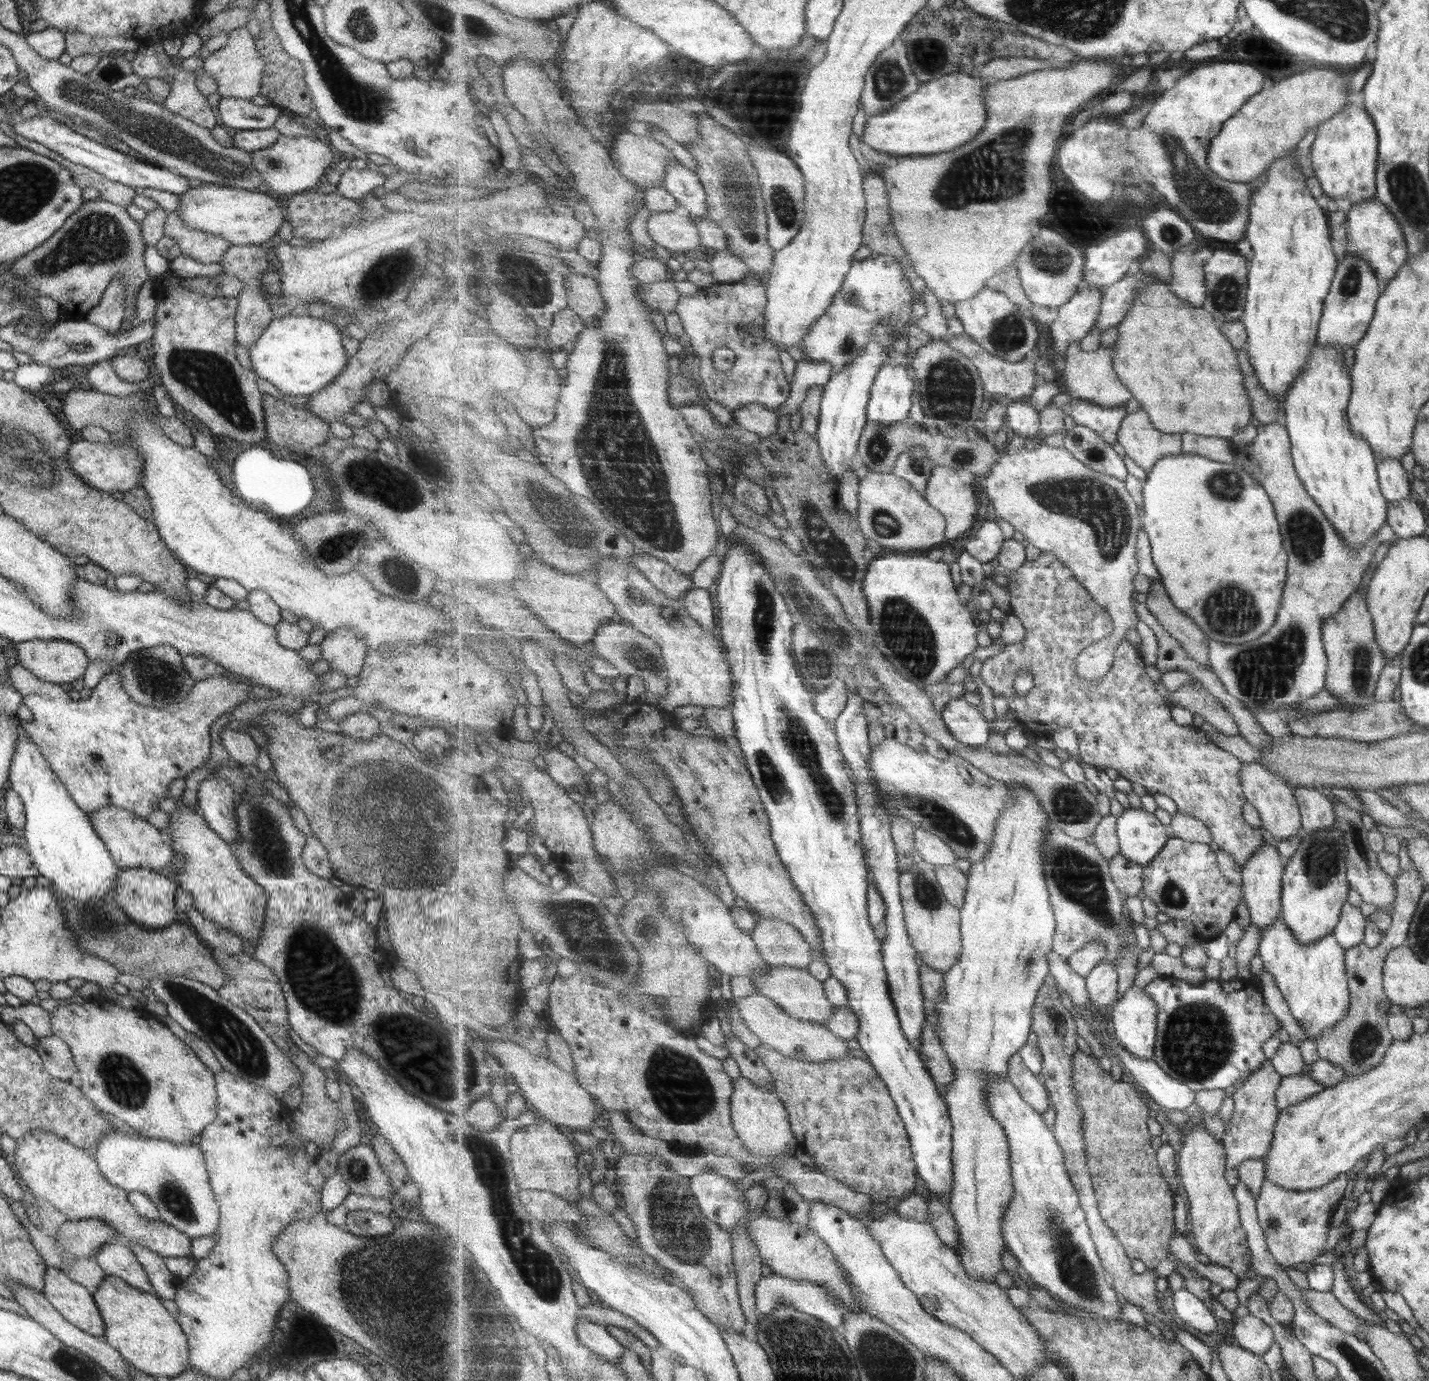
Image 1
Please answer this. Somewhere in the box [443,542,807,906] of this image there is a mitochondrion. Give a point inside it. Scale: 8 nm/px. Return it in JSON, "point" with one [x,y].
{"point":[765,620]}

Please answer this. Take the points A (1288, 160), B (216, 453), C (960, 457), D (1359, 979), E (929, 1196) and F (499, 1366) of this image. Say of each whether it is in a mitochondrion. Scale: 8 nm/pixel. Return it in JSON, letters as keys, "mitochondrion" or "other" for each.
{"A":"other","B":"other","C":"mitochondrion","D":"other","E":"other","F":"mitochondrion"}

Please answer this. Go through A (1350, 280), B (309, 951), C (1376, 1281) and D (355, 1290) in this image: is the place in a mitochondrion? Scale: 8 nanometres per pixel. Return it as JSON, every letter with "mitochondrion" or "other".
{"A":"mitochondrion","B":"mitochondrion","C":"other","D":"mitochondrion"}

